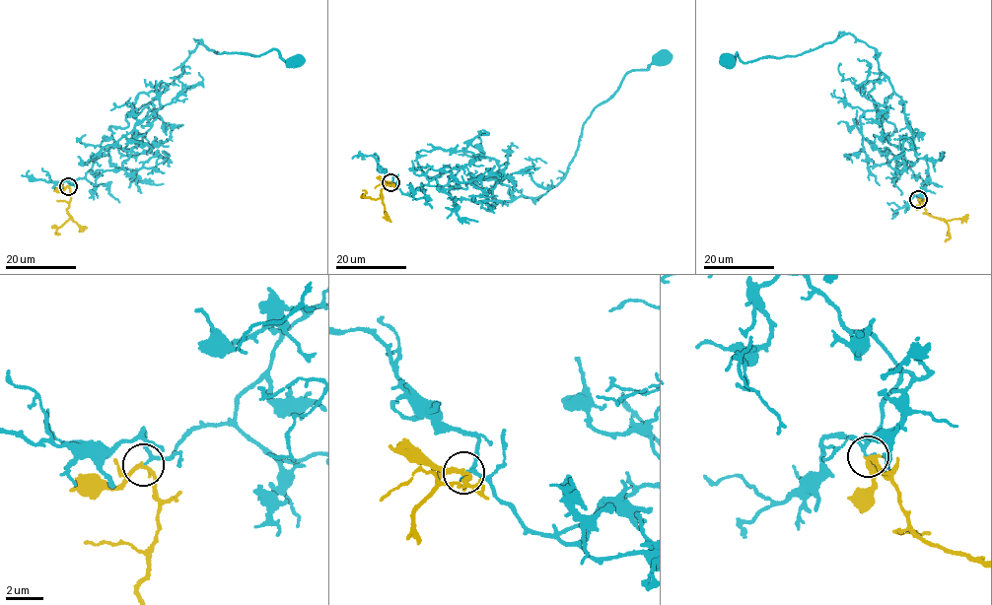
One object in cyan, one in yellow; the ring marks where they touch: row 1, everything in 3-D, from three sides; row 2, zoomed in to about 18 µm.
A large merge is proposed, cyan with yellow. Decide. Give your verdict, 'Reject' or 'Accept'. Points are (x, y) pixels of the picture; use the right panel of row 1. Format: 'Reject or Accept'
Reject

